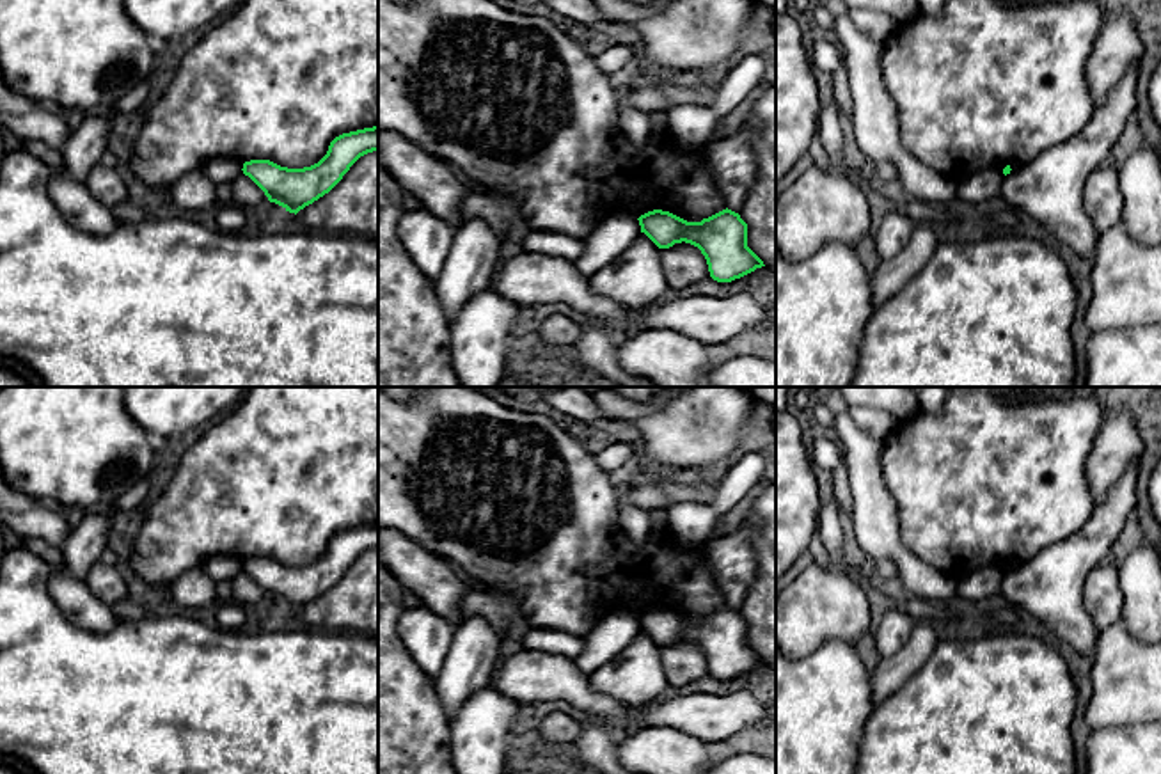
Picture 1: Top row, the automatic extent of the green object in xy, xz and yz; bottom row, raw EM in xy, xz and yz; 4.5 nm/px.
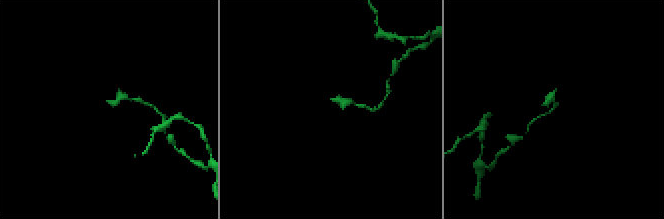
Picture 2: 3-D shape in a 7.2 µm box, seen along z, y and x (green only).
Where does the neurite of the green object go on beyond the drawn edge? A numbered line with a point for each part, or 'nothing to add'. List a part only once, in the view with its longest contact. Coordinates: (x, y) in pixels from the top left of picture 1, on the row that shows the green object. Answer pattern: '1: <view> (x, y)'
nothing to add

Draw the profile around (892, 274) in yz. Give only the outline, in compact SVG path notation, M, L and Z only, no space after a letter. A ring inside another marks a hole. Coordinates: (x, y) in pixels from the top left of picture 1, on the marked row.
M916 224L905 247L891 259L882 259L870 277L873 309L904 288L930 259L939 243L939 233L930 224Z

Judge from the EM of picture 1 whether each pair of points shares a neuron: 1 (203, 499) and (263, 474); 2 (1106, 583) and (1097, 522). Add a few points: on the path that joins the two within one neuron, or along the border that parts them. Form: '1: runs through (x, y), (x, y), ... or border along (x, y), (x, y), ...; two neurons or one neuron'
1: runs through (217, 485), (228, 474), (249, 474); one neuron
2: border along (1105, 560), (1089, 572), (1083, 583), (1083, 599); two neurons

